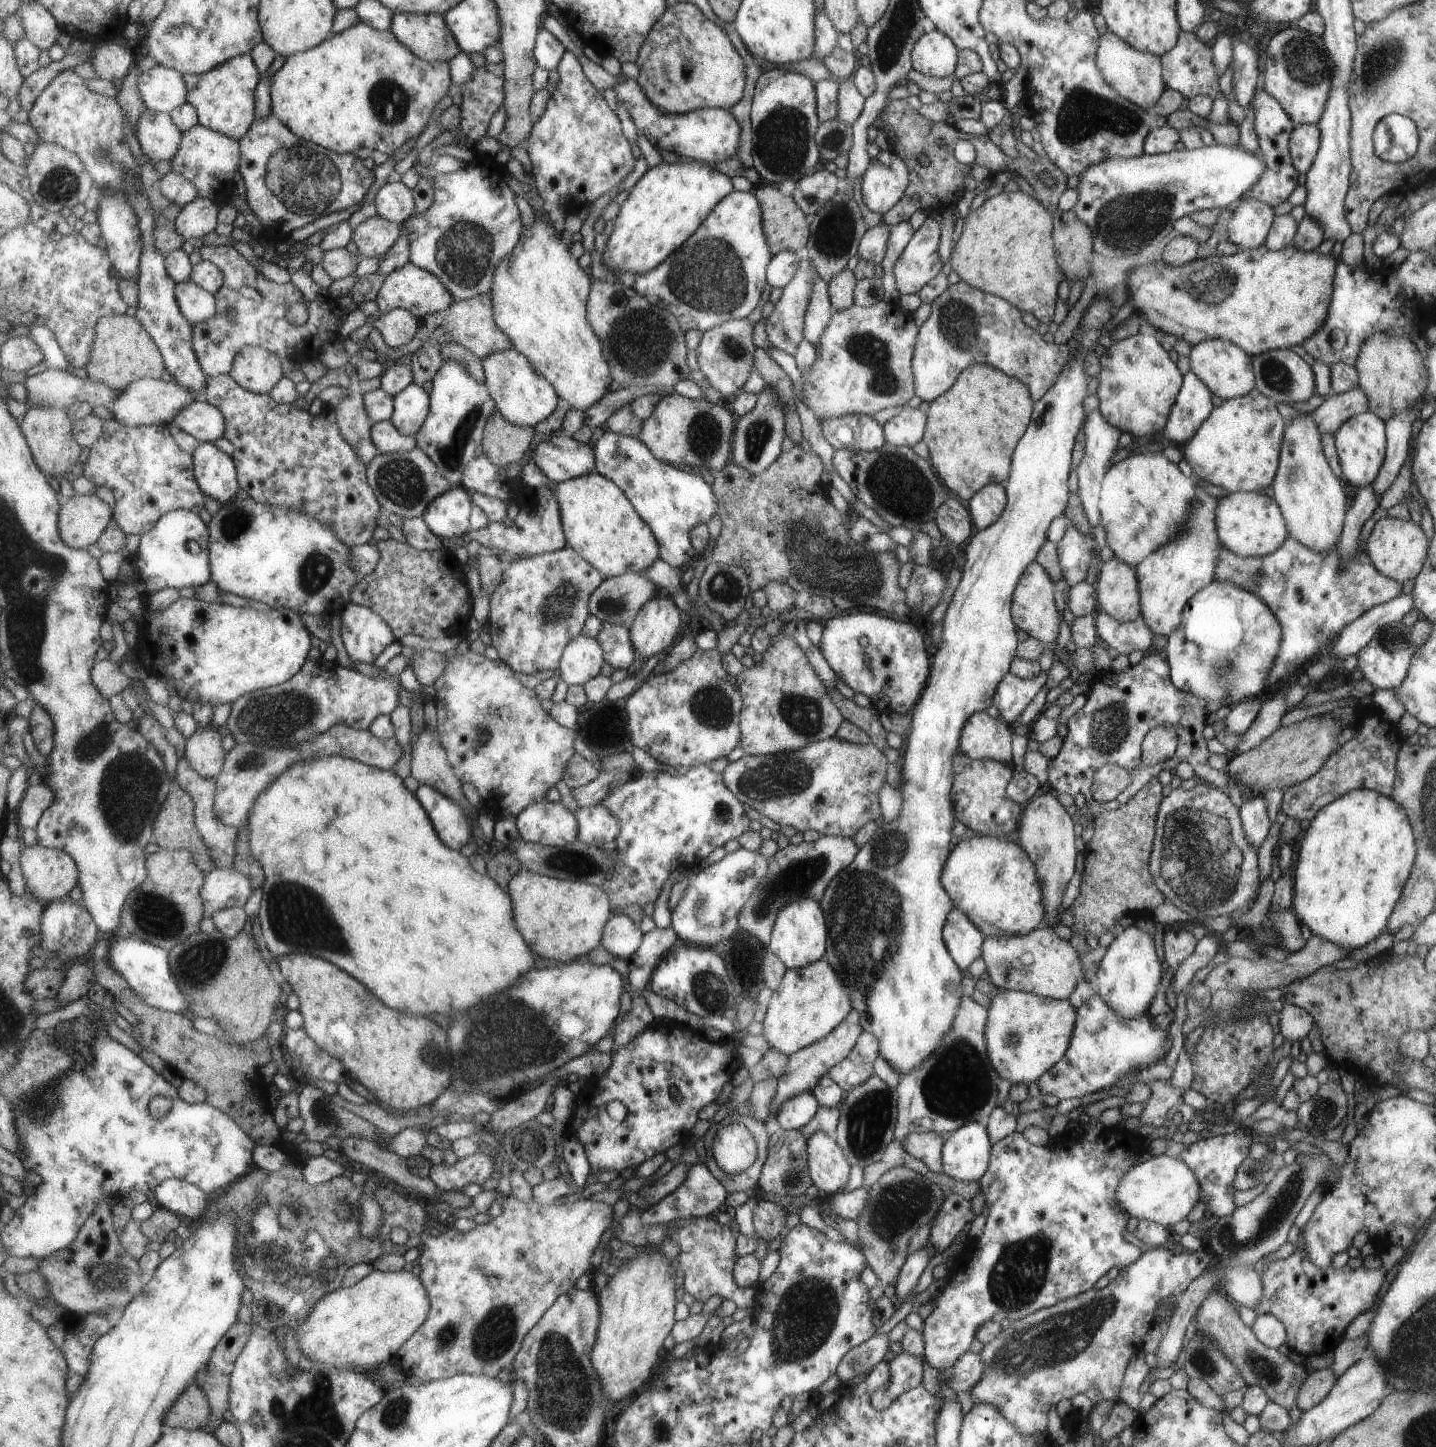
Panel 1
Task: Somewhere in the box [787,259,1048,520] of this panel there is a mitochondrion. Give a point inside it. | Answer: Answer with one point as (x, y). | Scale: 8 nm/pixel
(866, 348)

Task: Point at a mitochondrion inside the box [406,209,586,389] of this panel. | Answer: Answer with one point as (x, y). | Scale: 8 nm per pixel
(464, 251)

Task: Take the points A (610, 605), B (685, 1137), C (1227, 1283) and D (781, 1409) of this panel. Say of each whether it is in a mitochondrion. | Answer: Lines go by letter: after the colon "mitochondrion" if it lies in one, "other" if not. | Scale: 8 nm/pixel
A: mitochondrion
B: other
C: other
D: other

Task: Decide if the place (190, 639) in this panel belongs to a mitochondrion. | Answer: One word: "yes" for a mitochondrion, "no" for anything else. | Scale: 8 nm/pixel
no

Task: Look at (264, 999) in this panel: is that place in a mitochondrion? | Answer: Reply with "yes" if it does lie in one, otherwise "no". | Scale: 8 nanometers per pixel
no

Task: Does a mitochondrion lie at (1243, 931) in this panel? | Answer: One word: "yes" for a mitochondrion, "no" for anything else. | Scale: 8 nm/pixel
no

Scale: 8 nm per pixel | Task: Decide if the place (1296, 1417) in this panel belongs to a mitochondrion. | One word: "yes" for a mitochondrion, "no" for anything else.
no

